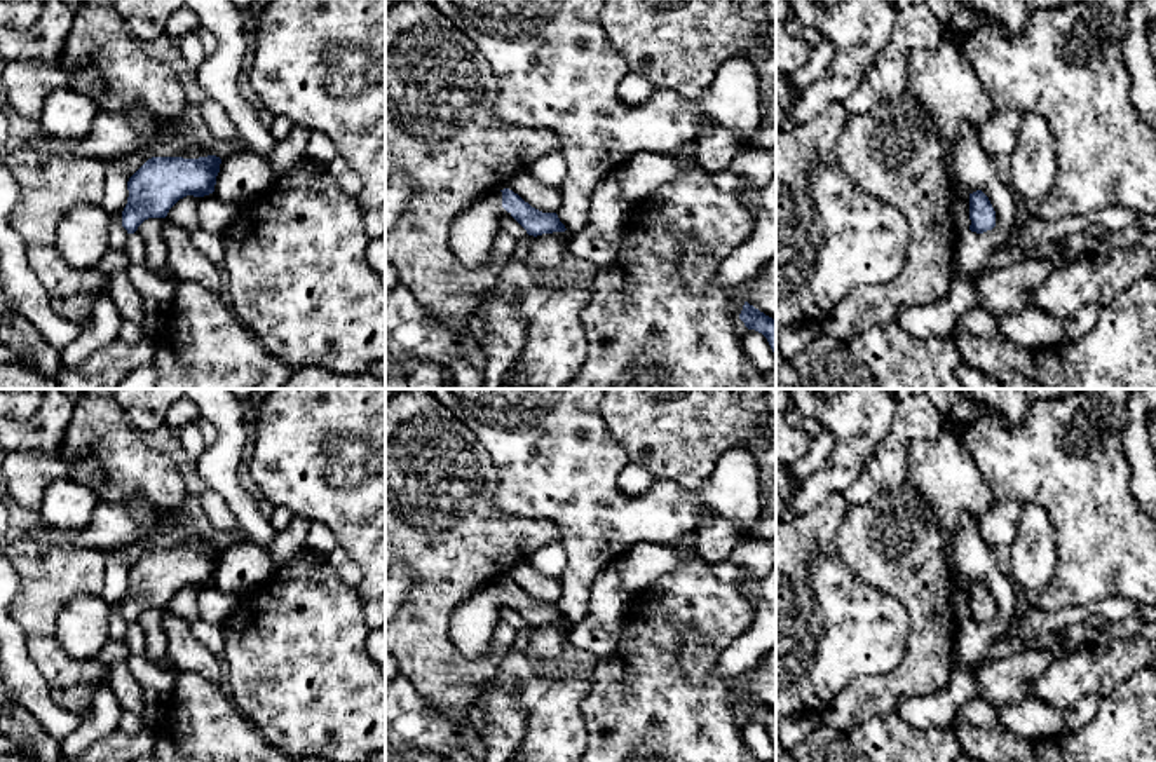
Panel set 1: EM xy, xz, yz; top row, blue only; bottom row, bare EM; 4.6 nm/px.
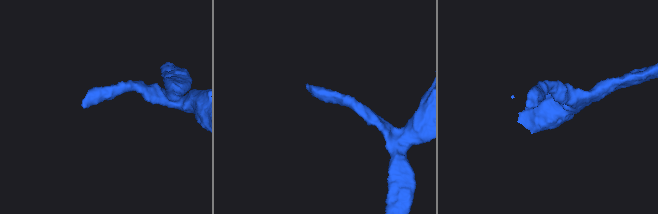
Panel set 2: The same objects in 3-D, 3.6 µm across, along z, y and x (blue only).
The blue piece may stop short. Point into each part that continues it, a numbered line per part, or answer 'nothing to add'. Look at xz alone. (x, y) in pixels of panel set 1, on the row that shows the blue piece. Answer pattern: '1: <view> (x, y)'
1: xz (473, 231)

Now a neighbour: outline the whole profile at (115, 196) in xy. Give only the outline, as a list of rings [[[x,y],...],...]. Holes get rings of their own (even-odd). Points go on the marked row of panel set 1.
[[[119,159],[106,164],[106,183],[101,206],[112,216],[112,225],[108,232],[110,249],[124,251],[126,241],[129,237],[127,230],[122,227],[122,211],[127,204],[127,171],[126,164]]]

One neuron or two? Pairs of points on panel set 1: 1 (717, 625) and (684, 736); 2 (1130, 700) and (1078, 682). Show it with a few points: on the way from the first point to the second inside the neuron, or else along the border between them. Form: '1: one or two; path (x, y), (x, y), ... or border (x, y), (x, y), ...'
1: one; path (689, 649), (684, 708)
2: two; border (1137, 670), (1102, 700)

